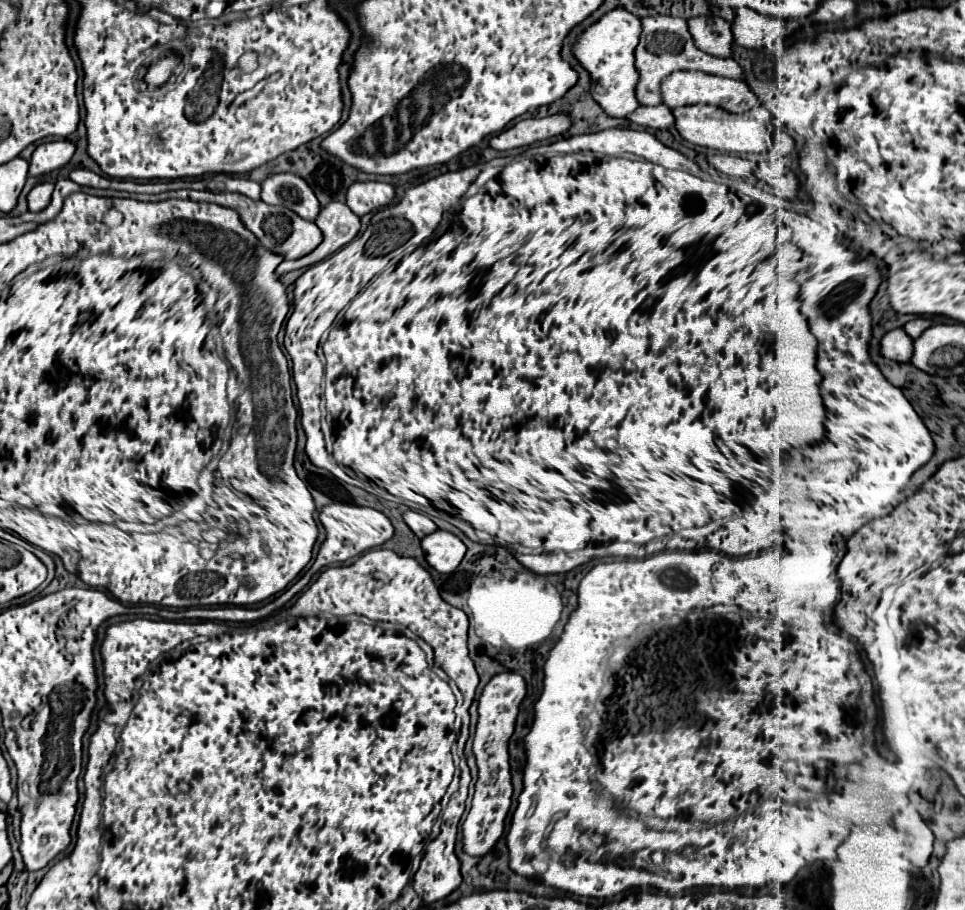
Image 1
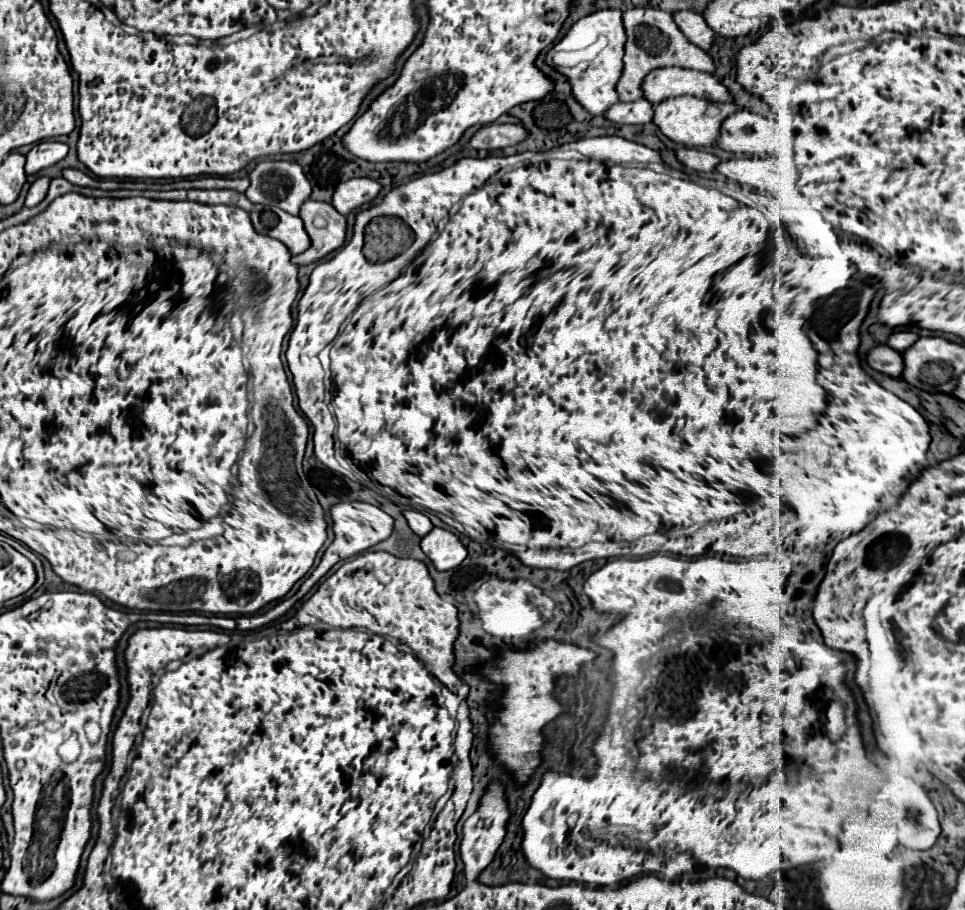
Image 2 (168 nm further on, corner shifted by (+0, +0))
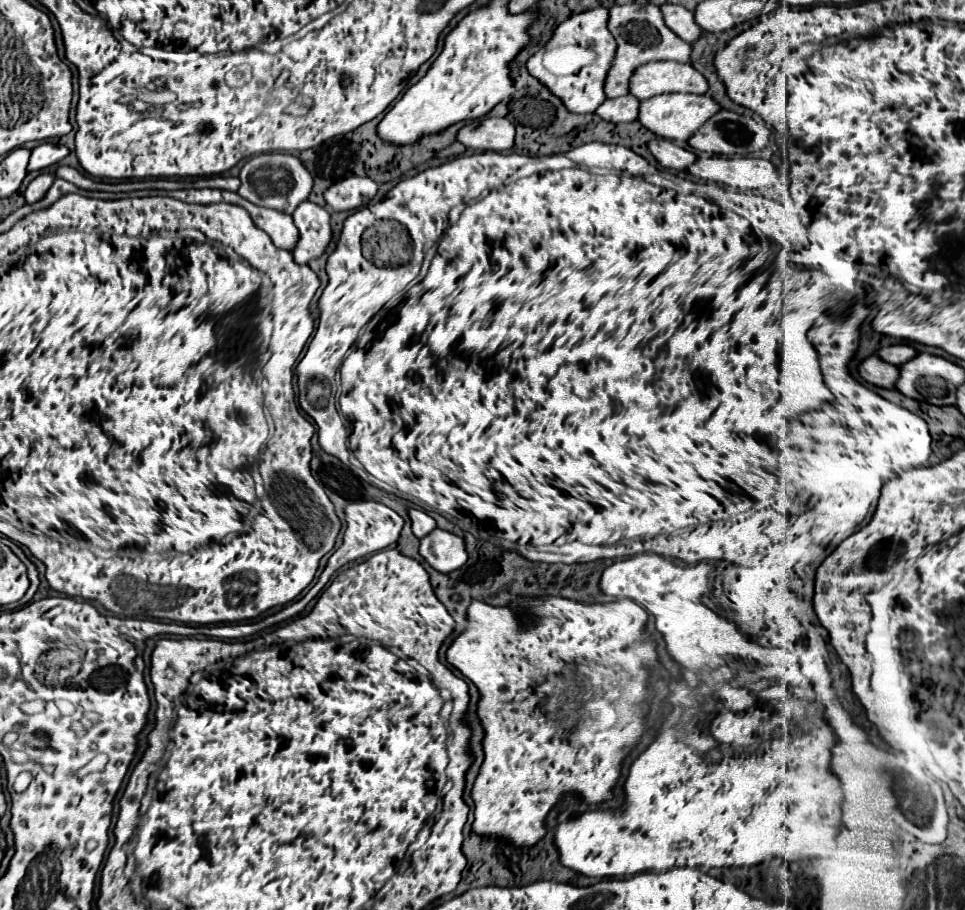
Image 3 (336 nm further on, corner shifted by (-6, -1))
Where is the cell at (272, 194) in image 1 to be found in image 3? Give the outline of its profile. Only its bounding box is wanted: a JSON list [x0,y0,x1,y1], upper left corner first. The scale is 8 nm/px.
[238,153,312,213]

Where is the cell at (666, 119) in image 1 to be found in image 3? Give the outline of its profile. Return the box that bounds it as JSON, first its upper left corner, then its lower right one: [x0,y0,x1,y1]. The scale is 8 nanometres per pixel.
[596,95,640,123]

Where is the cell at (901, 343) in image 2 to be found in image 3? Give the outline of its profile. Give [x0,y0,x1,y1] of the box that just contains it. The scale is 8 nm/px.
[876,343,916,367]

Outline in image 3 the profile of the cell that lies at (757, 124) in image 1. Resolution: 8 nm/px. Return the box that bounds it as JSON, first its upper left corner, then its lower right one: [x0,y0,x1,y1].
[638,93,720,141]

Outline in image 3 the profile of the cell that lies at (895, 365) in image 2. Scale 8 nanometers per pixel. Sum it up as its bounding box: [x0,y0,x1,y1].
[858,355,898,389]

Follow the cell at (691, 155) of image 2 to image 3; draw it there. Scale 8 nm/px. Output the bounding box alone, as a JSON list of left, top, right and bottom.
[648,139,696,171]

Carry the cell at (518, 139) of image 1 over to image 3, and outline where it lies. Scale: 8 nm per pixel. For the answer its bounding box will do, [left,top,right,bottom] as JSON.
[456,117,514,151]

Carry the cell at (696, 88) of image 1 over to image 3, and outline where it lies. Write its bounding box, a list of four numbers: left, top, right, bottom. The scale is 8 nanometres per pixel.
[628,61,708,101]

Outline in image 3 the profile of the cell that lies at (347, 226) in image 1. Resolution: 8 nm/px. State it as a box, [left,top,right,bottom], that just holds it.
[292,201,332,263]

